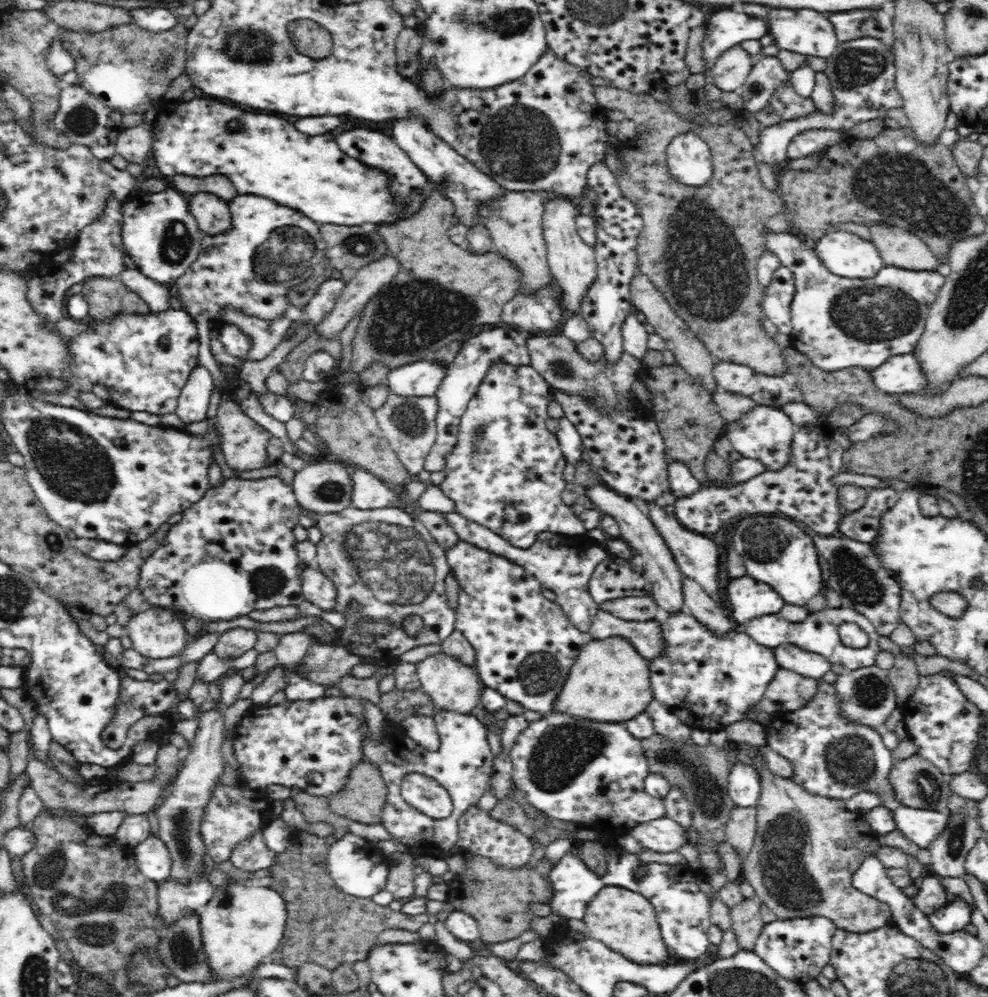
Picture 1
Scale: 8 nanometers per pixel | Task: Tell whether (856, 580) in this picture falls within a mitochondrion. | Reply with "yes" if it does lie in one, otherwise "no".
yes

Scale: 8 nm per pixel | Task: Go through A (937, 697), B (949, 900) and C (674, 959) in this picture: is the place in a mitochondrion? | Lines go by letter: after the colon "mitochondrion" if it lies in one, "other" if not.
A: other
B: other
C: other

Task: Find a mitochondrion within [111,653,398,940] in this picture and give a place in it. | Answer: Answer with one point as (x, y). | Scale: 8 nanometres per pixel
(180, 820)

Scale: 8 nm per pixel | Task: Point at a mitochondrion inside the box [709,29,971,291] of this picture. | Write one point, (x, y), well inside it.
(858, 66)

